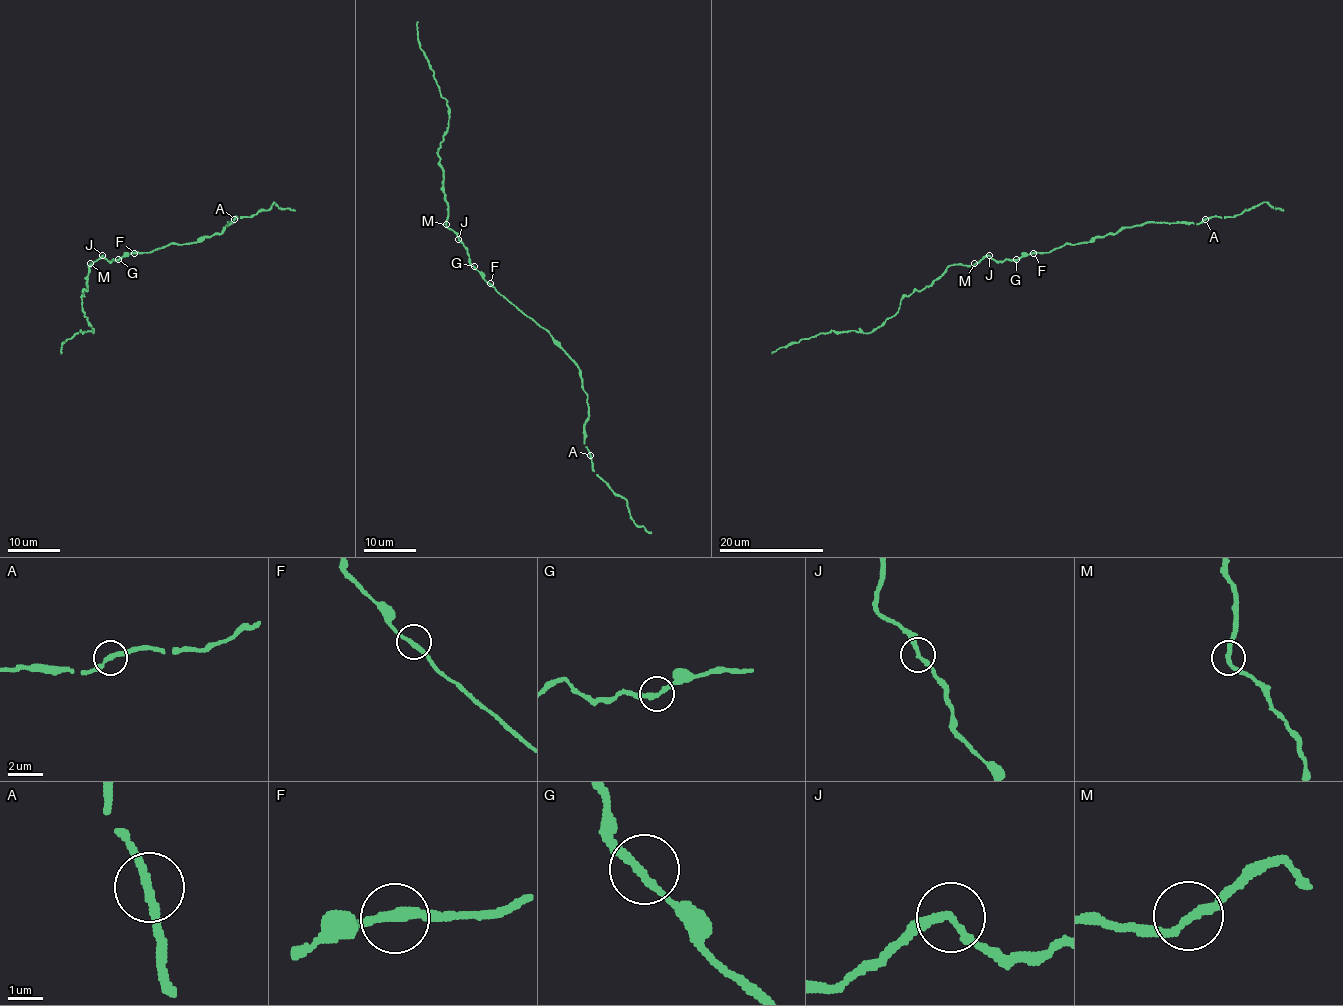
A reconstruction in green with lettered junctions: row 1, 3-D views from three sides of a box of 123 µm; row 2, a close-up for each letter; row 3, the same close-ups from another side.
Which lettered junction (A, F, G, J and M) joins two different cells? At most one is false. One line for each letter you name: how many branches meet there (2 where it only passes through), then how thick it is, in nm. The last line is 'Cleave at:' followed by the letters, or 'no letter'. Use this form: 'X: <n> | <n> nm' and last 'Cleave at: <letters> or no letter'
Cleave at: no letter

